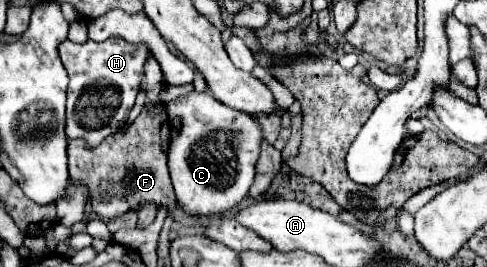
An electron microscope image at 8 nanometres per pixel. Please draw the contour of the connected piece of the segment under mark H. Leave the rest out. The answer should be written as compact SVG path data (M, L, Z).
M109 37L101 43L89 39L83 45L65 39L65 43L59 45L61 61L69 73L65 135L81 139L89 149L95 149L105 137L119 131L135 105L143 63L149 53L145 45L131 45L121 37Z

